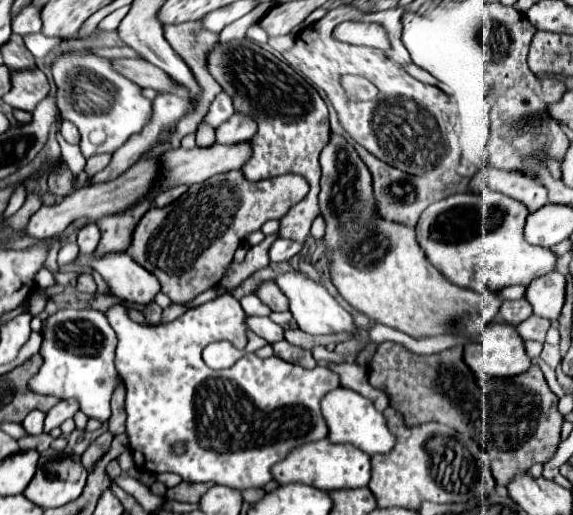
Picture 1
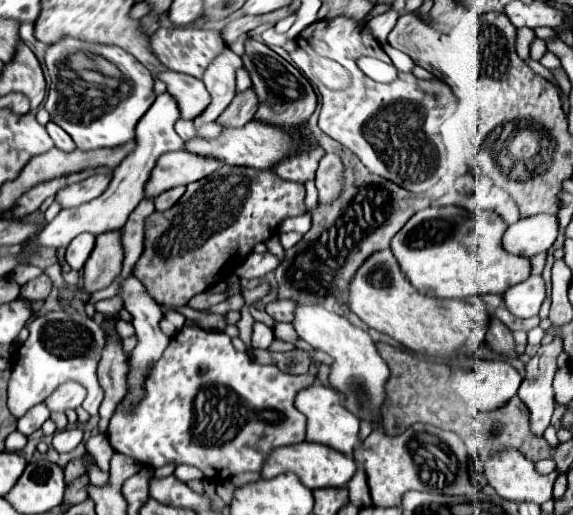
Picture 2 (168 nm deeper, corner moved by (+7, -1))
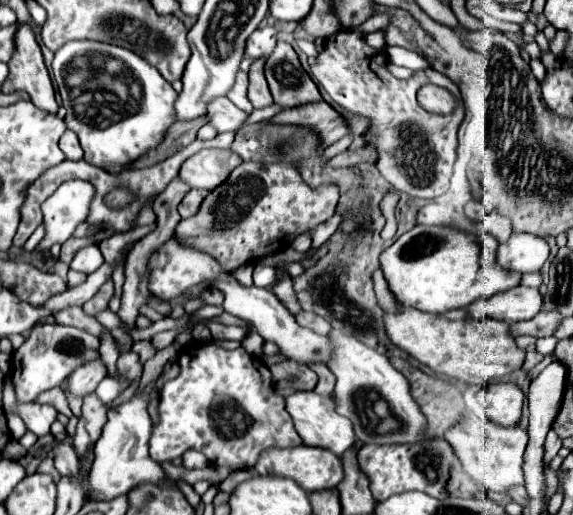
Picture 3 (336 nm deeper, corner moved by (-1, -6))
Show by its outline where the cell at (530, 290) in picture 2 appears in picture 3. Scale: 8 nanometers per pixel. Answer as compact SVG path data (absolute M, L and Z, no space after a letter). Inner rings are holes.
M510 288L486 300L476 300L468 306L472 318L498 318L506 322L530 320L542 310L542 294L538 288Z

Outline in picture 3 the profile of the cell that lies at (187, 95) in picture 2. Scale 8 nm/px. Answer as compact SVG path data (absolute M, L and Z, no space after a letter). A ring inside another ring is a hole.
M226 96L214 98L206 108L206 120L212 124L218 132L234 130L246 120L246 112L236 108Z

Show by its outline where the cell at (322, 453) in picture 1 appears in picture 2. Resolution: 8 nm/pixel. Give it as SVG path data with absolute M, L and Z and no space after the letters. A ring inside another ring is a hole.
M302 441L302 443L296 443L296 445L286 445L286 447L274 449L268 455L268 459L264 461L260 475L262 475L262 479L272 479L272 477L276 477L280 473L288 473L288 471L296 473L308 489L346 487L346 483L356 473L356 463L350 455L342 455L340 451L334 451L332 447L326 447L326 445L320 445L320 443L308 445L308 441Z

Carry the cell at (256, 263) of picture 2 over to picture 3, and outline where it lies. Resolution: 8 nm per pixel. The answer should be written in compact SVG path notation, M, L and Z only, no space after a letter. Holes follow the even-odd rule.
M258 262L258 264L254 266L254 286L268 288L268 286L272 286L274 282L276 282L276 268Z

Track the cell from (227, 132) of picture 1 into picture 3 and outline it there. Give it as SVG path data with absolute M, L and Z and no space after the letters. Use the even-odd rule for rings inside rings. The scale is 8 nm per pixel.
M258 58L250 66L250 86L248 86L248 100L254 108L266 108L272 104L272 96L264 78L264 58Z

